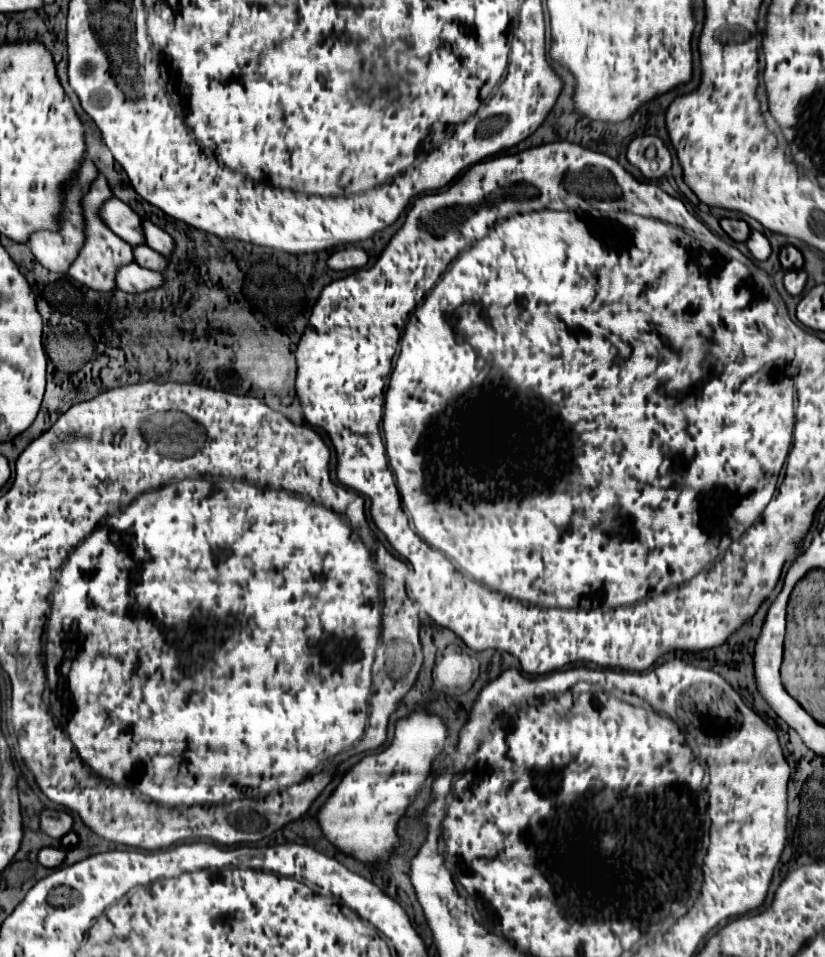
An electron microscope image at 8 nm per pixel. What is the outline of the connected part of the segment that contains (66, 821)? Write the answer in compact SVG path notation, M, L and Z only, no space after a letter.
M44 808L40 812L40 828L50 838L62 838L72 828L72 816L66 814L64 810L48 810L48 808Z

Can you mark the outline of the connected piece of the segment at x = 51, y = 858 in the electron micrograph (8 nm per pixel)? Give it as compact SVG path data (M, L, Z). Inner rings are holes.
M42 848L38 852L38 862L44 866L44 868L58 868L64 860L64 850L60 848Z

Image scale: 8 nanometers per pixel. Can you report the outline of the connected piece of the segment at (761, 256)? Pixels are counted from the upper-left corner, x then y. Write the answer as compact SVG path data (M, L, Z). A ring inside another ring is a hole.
M752 230L750 238L746 240L746 246L756 260L766 260L770 256L770 242L766 240L766 236L762 232Z

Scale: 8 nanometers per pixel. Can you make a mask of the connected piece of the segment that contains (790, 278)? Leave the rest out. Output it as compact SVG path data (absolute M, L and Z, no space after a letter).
M790 270L790 272L786 272L786 276L784 276L784 286L786 286L786 290L788 290L792 296L800 294L802 288L804 288L804 284L806 284L806 272L804 272L804 270Z

